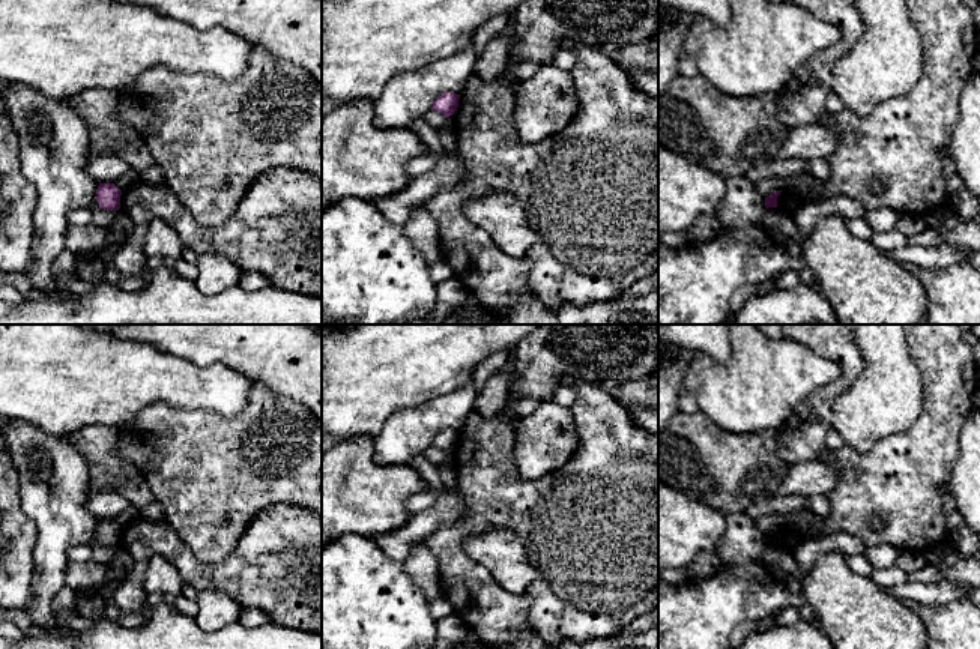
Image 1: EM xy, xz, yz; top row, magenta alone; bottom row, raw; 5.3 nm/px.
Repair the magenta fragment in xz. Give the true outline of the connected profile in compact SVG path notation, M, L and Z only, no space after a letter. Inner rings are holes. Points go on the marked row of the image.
M446 92L436 98L431 108L449 117L457 111L458 99L460 95L454 92Z

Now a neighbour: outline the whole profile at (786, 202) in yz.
M782 189L780 195L777 197L777 209L785 212L785 213L794 215L794 212L803 203L806 203L806 201L819 201L819 200L824 200L824 198L825 198L824 195L818 195L813 200L801 198L801 197L792 194L791 191Z

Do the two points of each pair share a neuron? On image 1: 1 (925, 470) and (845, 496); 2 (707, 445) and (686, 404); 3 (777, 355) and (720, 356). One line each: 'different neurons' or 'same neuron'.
1: same neuron
2: different neurons
3: different neurons

